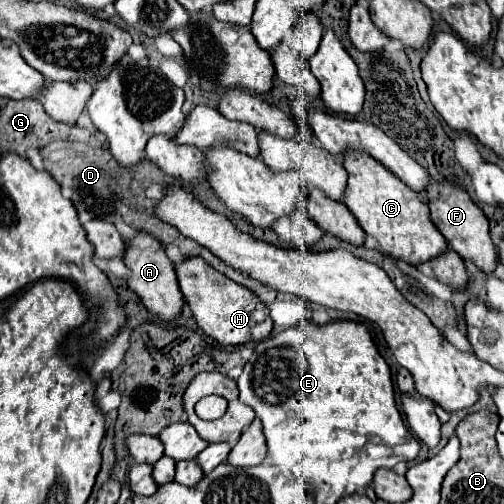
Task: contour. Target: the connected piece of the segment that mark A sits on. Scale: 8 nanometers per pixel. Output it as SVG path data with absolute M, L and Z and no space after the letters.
M139 231L135 237L131 237L127 241L127 249L123 253L123 263L129 269L127 283L141 297L143 305L151 313L155 313L163 319L177 319L181 313L181 307L183 307L183 295L179 291L175 267L173 267L171 259L165 255L163 243L159 243L153 235Z

